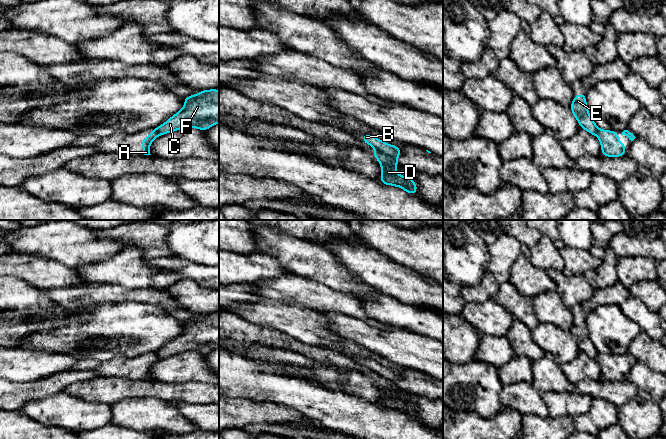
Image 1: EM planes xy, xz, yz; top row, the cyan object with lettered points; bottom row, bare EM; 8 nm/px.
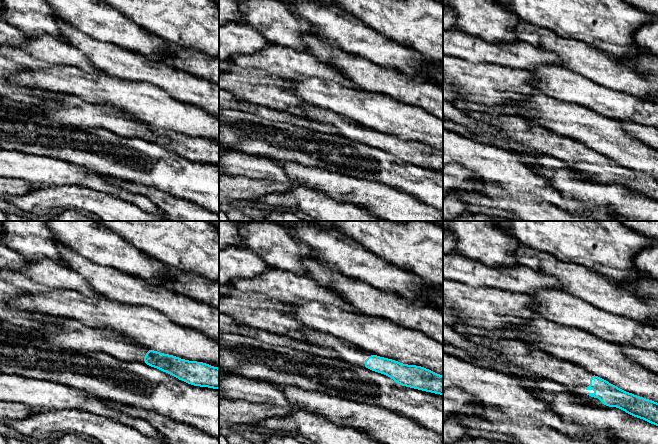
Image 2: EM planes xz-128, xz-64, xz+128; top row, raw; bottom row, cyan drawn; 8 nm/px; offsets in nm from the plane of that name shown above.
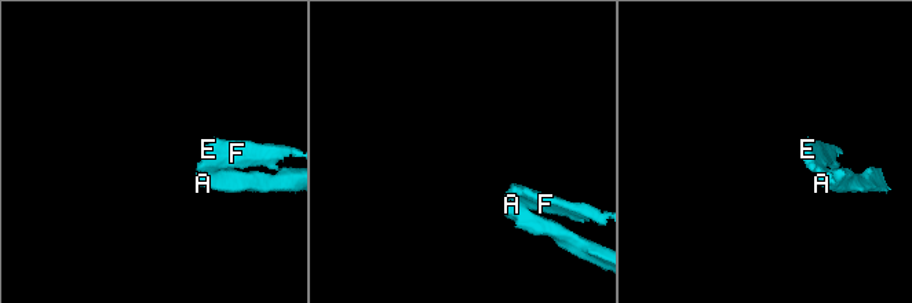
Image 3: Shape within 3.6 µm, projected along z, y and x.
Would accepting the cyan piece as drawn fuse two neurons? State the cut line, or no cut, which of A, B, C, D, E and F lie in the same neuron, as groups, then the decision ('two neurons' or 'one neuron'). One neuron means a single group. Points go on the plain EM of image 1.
xz (377, 373), (395, 383) | A D / B C E F | two neurons

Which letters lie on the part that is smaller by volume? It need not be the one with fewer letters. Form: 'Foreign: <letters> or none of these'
Foreign: B, C, E, F

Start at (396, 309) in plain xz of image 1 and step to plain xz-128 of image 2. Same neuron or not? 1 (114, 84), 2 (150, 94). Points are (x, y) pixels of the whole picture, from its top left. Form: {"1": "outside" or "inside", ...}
{"1": "outside", "2": "outside"}

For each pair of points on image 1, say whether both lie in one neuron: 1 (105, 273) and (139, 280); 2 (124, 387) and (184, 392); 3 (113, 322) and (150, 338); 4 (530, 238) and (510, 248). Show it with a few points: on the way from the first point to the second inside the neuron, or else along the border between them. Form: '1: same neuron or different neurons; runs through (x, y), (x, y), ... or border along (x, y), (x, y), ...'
1: same neuron; runs through (113, 273), (129, 273), (131, 275)
2: same neuron; runs through (139, 388), (152, 388), (169, 392)
3: same neuron; runs through (122, 329), (141, 329)
4: different neurons; border along (506, 232), (521, 244)

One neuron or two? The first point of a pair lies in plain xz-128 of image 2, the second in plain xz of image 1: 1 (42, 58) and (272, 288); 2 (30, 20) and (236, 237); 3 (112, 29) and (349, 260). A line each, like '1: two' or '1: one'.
1: one
2: two
3: one

